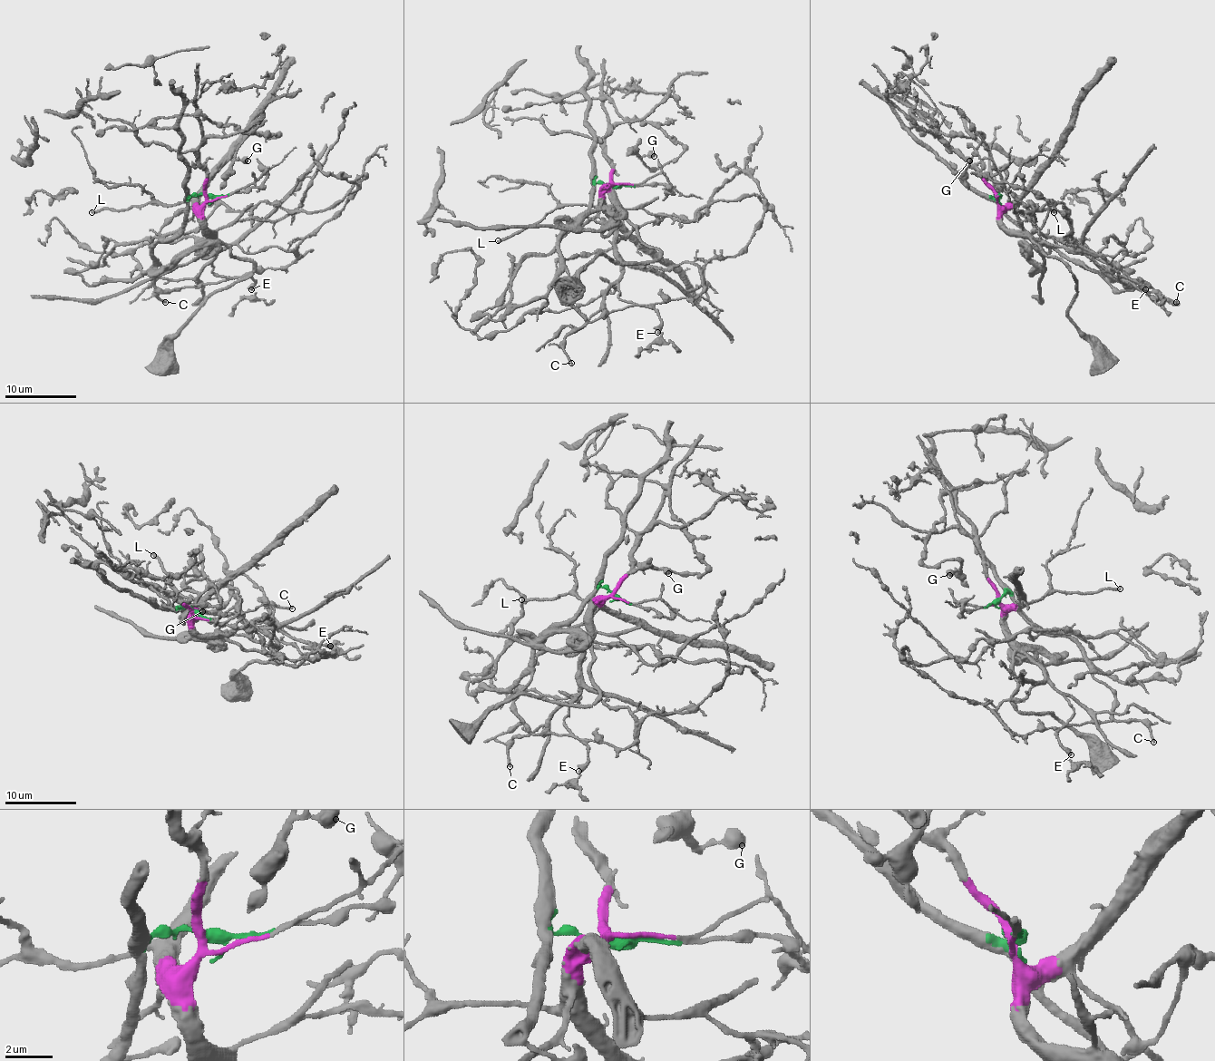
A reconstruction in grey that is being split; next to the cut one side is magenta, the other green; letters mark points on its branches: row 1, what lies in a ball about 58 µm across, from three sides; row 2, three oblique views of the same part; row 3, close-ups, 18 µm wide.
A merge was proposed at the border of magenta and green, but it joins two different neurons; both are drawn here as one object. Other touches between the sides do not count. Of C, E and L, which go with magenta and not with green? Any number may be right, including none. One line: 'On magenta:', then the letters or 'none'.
On magenta: E, L

